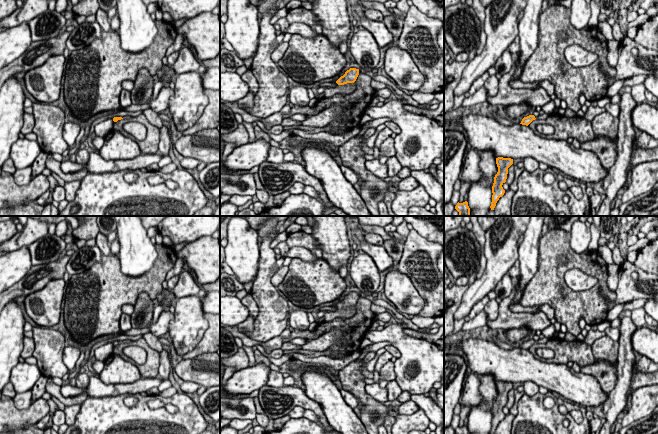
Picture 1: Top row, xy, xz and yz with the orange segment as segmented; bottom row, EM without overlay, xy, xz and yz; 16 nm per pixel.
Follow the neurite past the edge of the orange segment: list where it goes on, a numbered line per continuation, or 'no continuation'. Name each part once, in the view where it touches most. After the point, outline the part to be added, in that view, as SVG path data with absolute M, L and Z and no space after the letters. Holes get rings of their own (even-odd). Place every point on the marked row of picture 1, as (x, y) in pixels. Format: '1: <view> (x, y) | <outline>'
1: xz (345, 89) | M347 83L336 87L327 87L324 91L325 98L333 97L336 94L347 95L356 89L355 83Z

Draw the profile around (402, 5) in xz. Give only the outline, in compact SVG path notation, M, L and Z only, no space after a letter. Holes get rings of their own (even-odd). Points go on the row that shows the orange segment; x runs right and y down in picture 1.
M400 0L397 2L396 8L399 9L403 14L402 15L397 15L395 13L391 13L389 10L387 10L384 6L384 3L373 3L373 2L362 2L362 5L366 9L375 9L379 10L383 16L394 16L397 18L400 18L402 20L405 19L407 12L410 8L410 6L407 3L407 0Z

